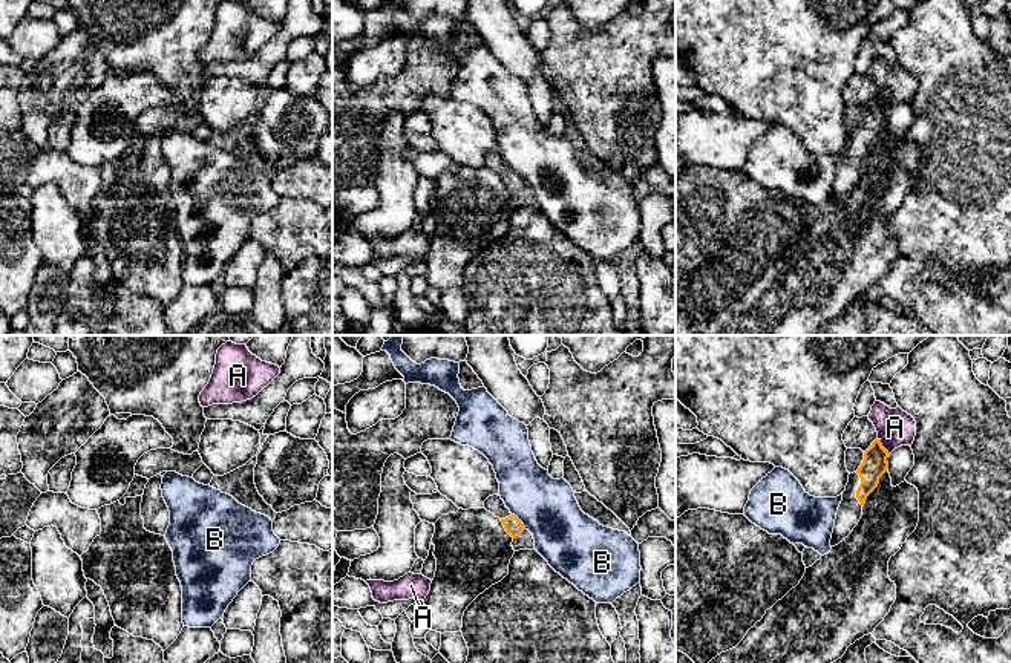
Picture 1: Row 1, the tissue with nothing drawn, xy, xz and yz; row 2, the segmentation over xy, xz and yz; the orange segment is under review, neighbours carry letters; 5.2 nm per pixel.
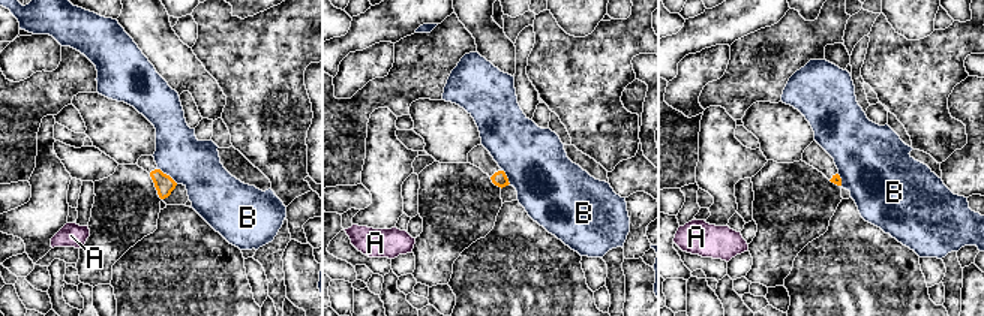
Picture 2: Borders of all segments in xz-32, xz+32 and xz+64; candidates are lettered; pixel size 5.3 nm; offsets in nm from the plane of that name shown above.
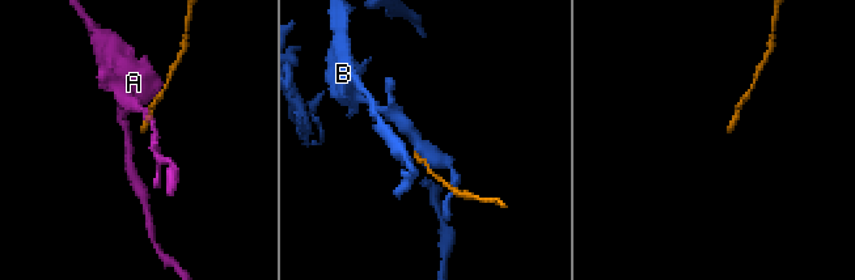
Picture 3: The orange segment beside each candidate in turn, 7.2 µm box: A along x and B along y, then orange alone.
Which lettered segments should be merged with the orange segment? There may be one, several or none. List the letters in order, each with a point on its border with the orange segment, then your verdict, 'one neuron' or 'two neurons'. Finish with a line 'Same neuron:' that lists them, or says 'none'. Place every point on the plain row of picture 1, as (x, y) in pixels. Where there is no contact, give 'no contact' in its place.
A: yz (881, 103) | two neurons
B: xz (520, 178) | two neurons
Same neuron: none

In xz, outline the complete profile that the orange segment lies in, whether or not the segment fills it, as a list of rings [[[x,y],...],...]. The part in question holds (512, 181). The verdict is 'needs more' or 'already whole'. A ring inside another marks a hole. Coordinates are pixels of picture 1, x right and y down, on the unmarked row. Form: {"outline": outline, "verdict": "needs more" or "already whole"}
{"outline": [[[493,152],[489,153],[484,158],[484,164],[487,168],[493,170],[496,175],[501,176],[506,188],[515,196],[518,194],[524,187],[524,181],[510,170],[510,167],[506,164],[504,158],[501,156],[501,153]]], "verdict": "needs more"}

